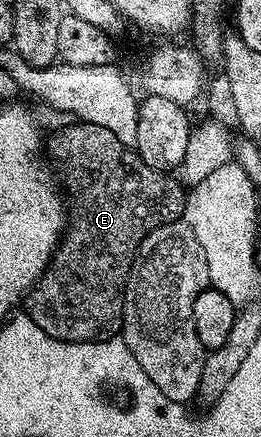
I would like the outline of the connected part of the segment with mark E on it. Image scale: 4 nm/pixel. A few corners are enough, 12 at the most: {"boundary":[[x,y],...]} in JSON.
{"boundary":[[106,127],[46,138],[69,220],[25,312],[108,340],[143,240],[188,190]]}

